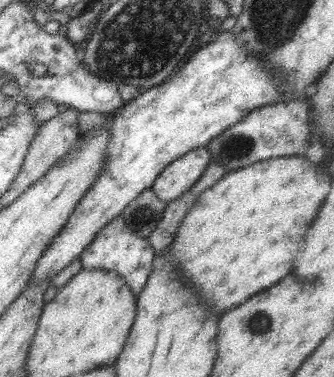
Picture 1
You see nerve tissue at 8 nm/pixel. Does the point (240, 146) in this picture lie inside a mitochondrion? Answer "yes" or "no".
yes

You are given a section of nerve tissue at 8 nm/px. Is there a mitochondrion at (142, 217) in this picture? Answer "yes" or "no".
yes

